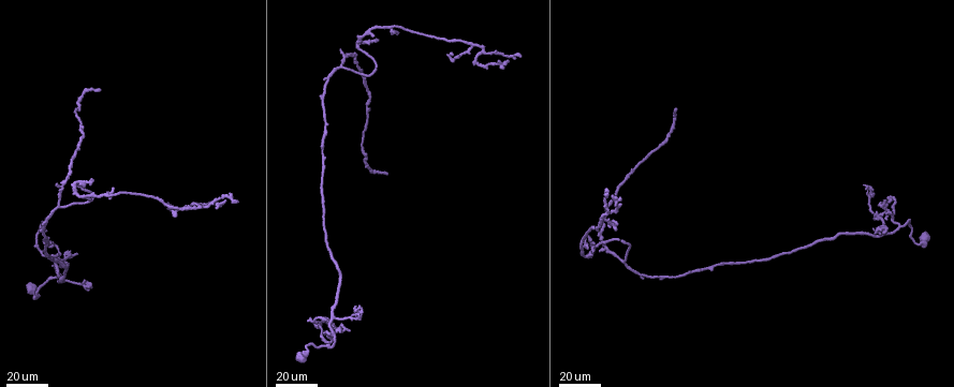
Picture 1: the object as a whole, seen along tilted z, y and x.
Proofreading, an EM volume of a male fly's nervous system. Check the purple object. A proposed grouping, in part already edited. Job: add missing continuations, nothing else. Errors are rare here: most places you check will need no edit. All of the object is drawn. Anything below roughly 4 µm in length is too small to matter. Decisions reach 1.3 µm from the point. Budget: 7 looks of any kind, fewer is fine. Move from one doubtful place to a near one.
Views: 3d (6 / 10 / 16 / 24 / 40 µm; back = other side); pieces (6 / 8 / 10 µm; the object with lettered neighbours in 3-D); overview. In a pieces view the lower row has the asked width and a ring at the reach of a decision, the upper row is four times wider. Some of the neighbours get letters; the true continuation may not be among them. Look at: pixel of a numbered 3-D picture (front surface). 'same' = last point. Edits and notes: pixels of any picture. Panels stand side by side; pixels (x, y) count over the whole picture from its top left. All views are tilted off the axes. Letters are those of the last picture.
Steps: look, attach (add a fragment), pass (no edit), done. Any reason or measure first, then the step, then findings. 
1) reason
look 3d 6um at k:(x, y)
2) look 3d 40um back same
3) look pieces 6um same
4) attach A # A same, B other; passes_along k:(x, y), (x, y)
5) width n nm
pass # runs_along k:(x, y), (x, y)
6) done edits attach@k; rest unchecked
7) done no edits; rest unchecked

tapers out
look 3d 40um at 1:(886, 200)

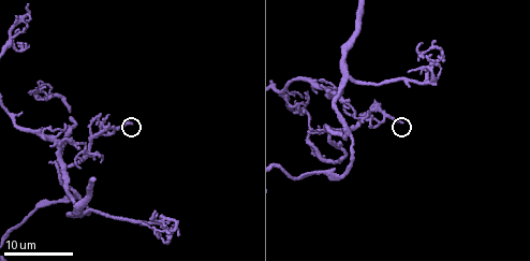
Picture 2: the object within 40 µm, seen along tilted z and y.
look pieces 8um at 2:(403, 121)

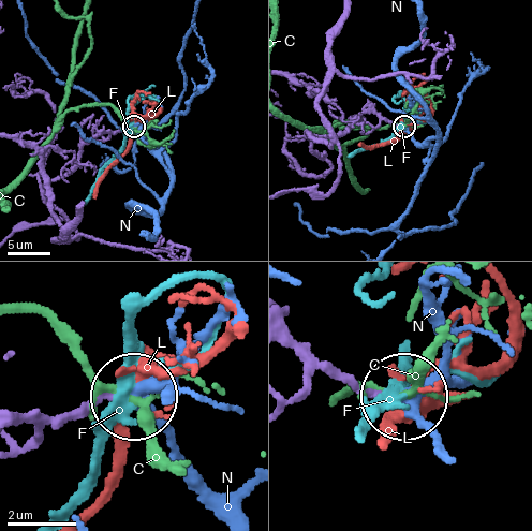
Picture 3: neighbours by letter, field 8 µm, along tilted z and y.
pass # C other, F other, L other, N other; runs_along 3:(293, 347), (364, 391), (396, 397); no lettered fragment goes on from it

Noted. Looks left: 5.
free end
look 3d 16um at 2:(305, 111)

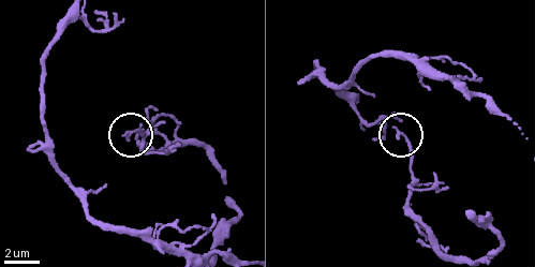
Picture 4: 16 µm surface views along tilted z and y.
see the neighbours
look pieces 6um at 4:(125, 130)

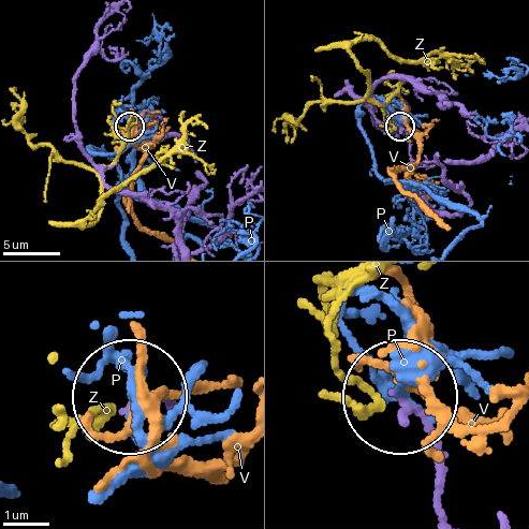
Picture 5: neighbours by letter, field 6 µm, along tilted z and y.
width 180 nm
pass # P other, V other, Z other; runs_along 5:(440, 514), (439, 445), (407, 398); no lettered fragment goes on from it

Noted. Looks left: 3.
free end
look 3d 16um at 2:(41, 83)

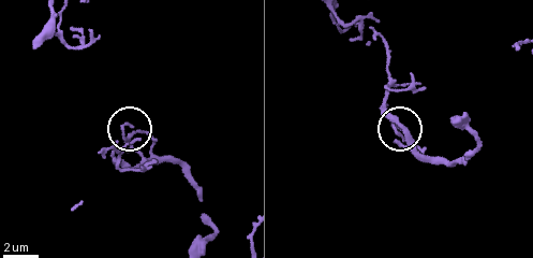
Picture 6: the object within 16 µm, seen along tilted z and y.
zoom in
look 3d 10um at 6:(393, 124)

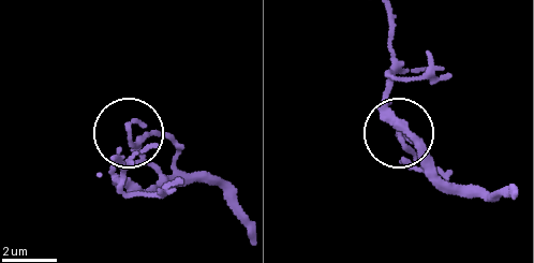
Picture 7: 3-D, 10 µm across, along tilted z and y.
what lies round it
look pieces 10um at 7:(128, 132)

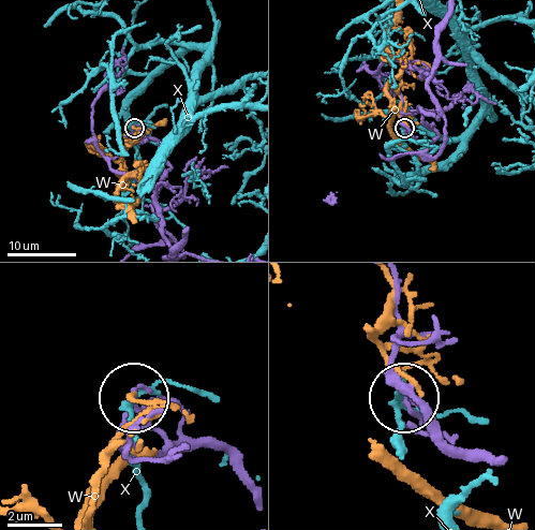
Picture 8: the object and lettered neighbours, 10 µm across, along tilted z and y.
pass # W other, X other; no lettered fragment goes on from it

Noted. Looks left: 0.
done no edits; rest unchecked

